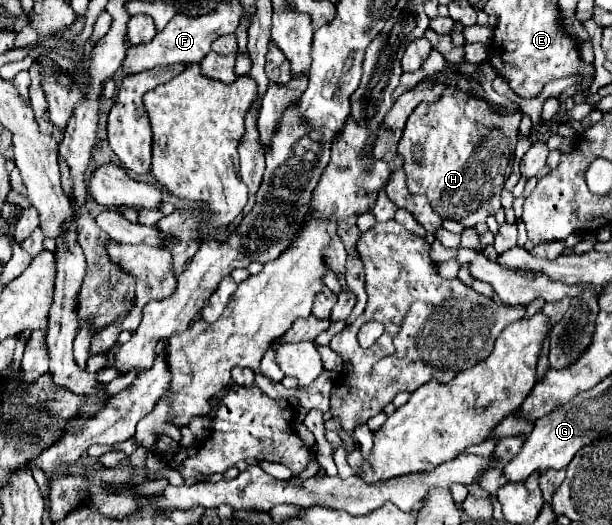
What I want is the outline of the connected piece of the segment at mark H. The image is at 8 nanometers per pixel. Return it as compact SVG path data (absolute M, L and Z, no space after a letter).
M448 87L434 103L420 103L404 127L404 135L398 143L398 153L404 161L408 189L412 193L426 195L432 209L442 219L454 219L464 227L474 227L486 221L486 217L500 211L500 193L506 179L512 175L516 133L522 121L522 113L494 113L492 105L476 95L468 95L460 87Z

